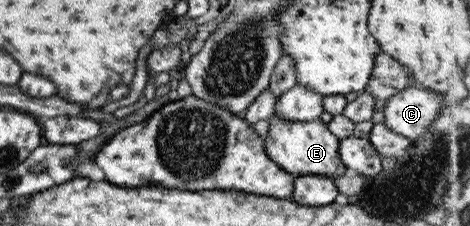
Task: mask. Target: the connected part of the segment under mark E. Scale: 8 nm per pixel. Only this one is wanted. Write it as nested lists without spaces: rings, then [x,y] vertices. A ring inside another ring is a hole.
[[[274,114],[268,120],[269,131],[265,138],[265,150],[268,157],[275,161],[284,171],[295,177],[306,174],[322,174],[332,179],[340,177],[347,167],[342,163],[338,153],[339,139],[332,134],[321,119],[316,121],[286,121]]]

